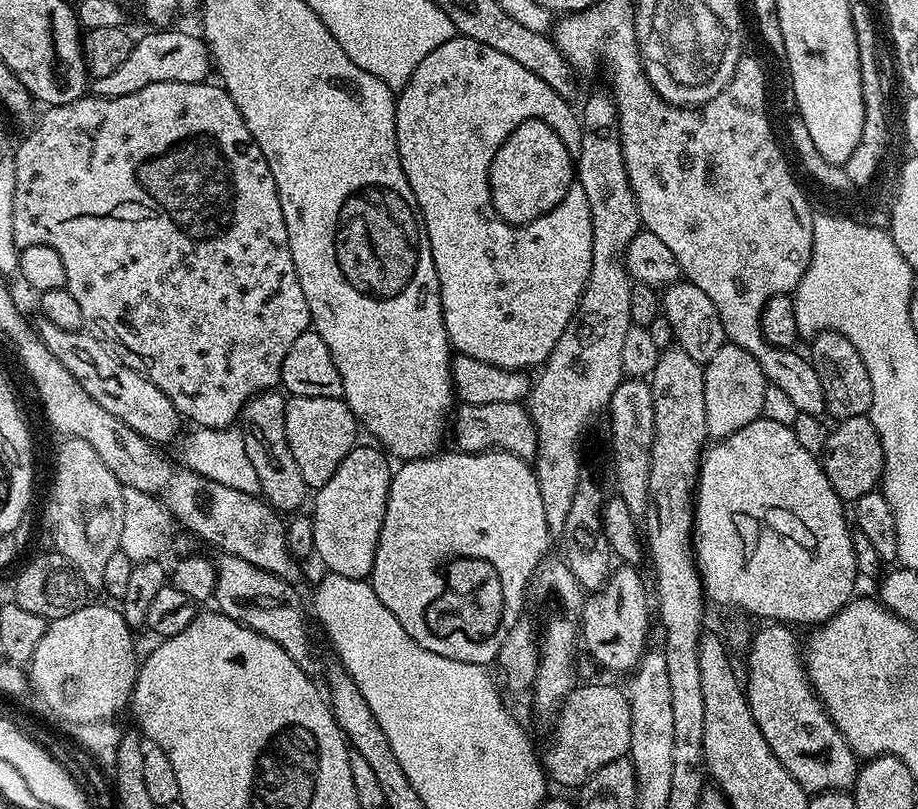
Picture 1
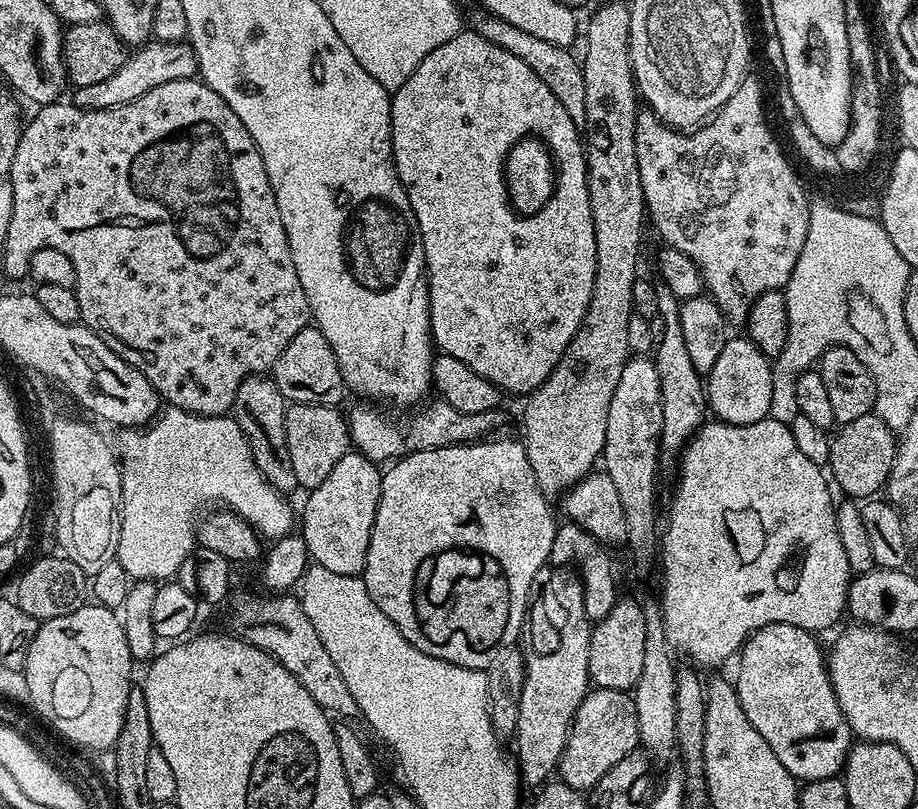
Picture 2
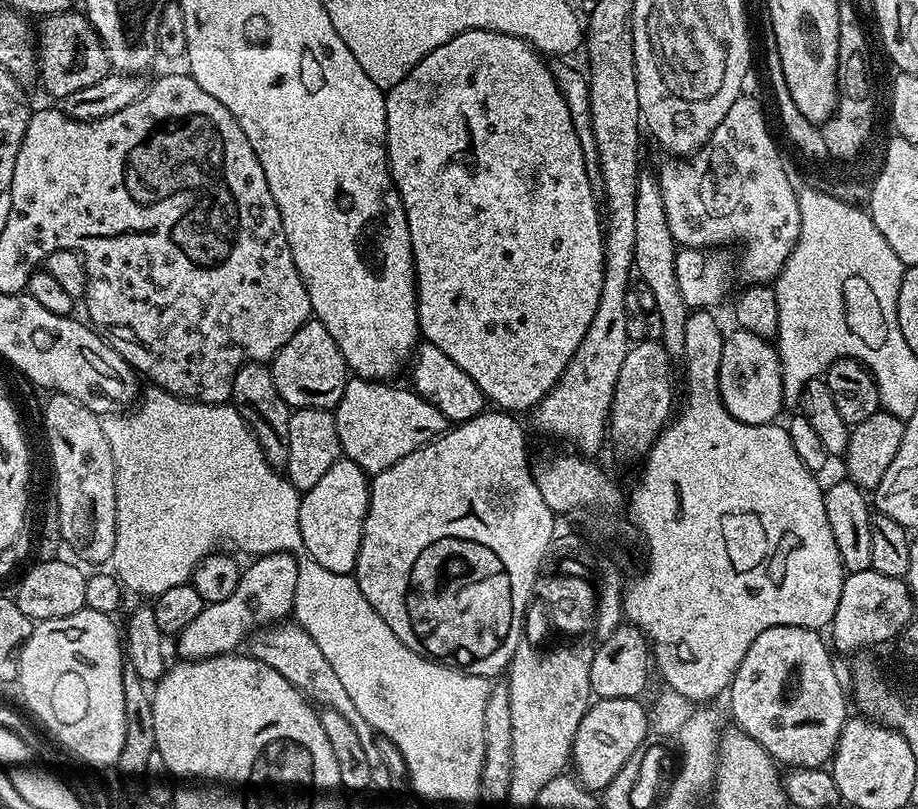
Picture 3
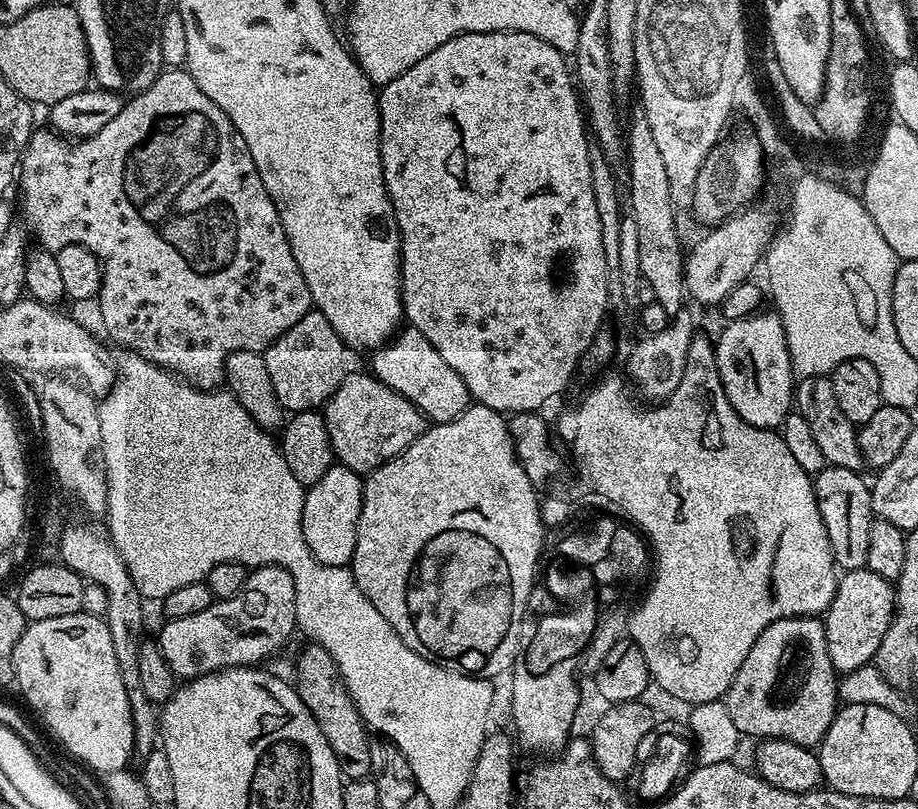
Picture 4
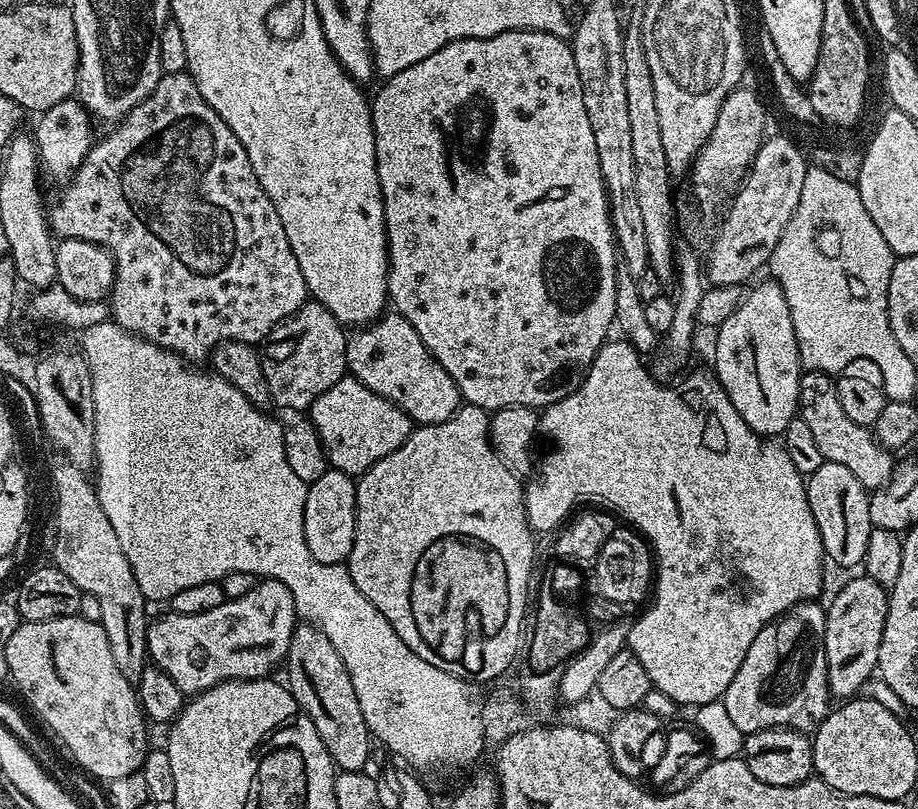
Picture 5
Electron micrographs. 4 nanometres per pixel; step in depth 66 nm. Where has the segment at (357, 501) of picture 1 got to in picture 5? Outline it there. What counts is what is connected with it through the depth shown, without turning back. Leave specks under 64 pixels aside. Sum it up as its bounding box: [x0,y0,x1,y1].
[304,467,356,564]

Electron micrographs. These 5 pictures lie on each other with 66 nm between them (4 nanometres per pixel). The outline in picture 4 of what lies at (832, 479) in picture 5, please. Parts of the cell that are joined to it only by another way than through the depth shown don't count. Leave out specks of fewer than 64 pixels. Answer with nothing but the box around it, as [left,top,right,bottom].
[814,466,874,572]

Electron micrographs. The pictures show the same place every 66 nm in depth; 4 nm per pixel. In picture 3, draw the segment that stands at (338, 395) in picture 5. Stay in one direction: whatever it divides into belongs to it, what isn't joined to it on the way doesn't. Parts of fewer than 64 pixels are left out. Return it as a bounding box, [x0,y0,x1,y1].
[334,379,450,477]

